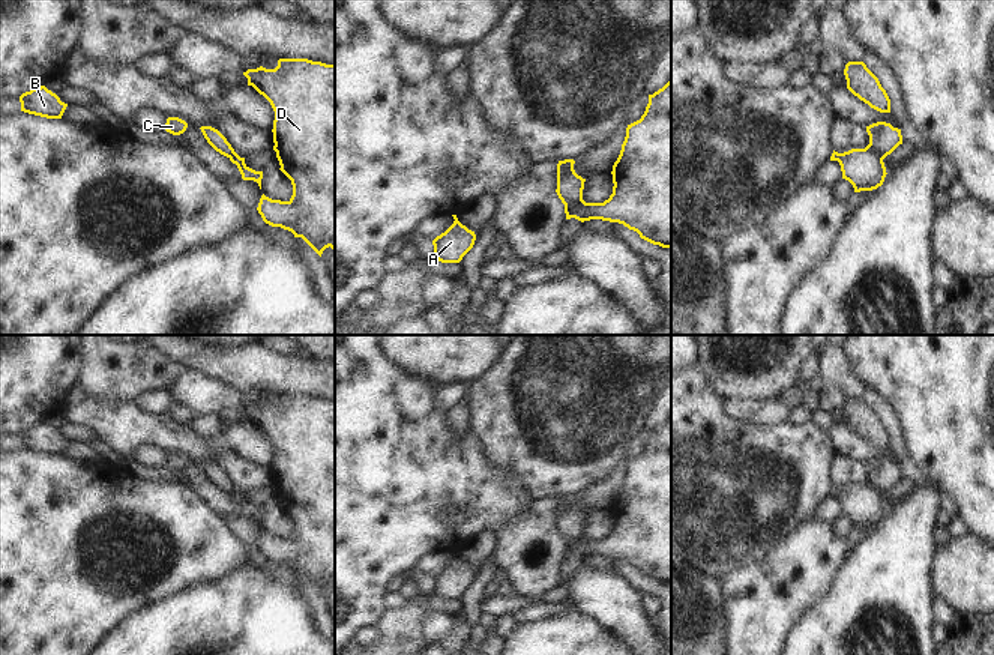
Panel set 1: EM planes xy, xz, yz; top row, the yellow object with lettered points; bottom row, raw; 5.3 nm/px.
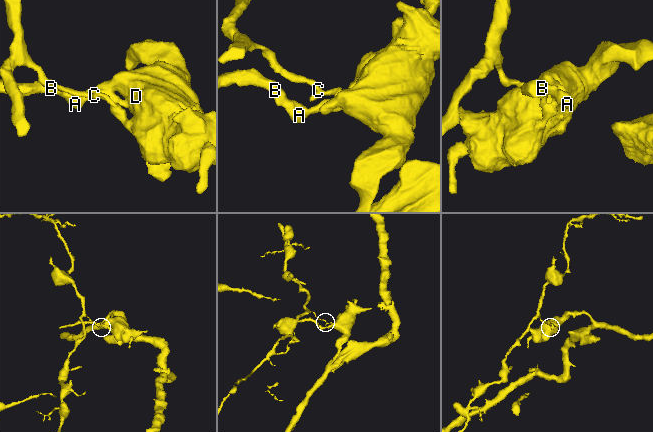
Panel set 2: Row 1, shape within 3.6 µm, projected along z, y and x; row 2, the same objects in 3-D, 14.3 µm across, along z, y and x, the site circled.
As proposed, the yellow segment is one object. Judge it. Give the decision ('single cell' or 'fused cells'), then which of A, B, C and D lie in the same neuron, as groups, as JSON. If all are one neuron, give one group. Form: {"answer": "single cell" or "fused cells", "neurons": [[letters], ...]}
{"answer": "fused cells", "neurons": [["A", "B", "D"], ["C"]]}

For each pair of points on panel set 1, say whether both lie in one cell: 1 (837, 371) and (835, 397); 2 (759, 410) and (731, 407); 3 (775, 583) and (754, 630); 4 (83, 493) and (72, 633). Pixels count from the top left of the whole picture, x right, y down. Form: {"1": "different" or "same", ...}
{"1": "different", "2": "same", "3": "same", "4": "same"}

